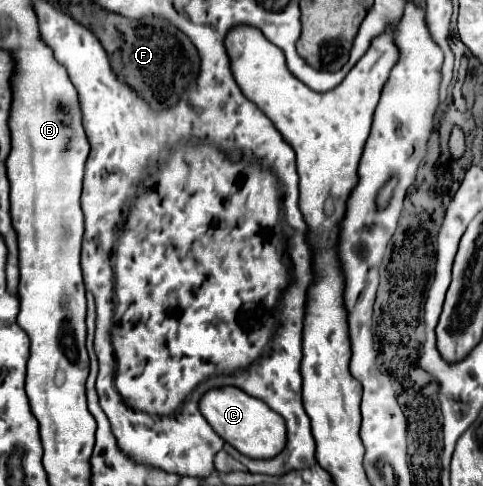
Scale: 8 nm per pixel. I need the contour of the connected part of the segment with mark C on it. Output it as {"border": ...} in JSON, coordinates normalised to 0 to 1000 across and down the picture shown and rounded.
{"border":[[[468,792],[468,796],[447,796],[422,809],[414,825],[414,850],[427,858],[435,879],[480,920],[489,920],[501,936],[526,940],[526,944],[555,944],[567,940],[584,928],[592,912],[592,874],[588,862],[567,850],[559,837],[547,833],[547,825],[534,825],[501,800]]]}

